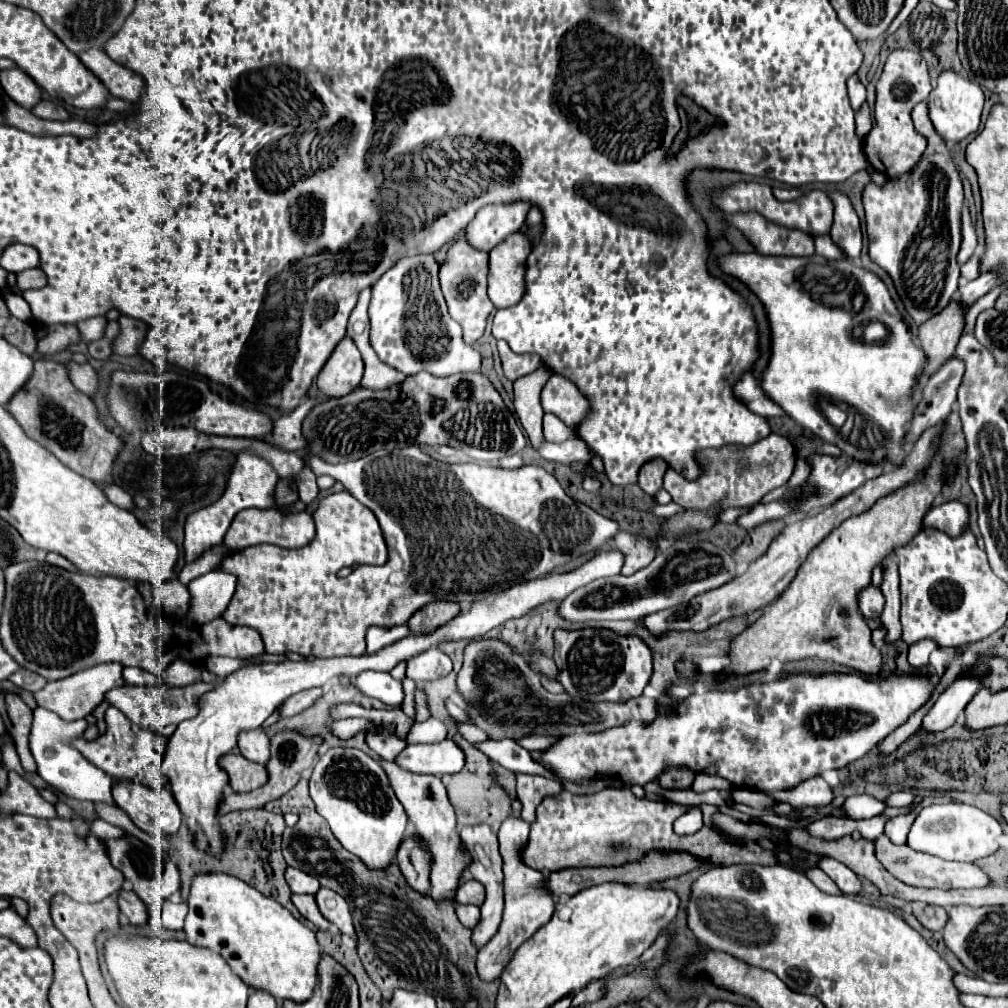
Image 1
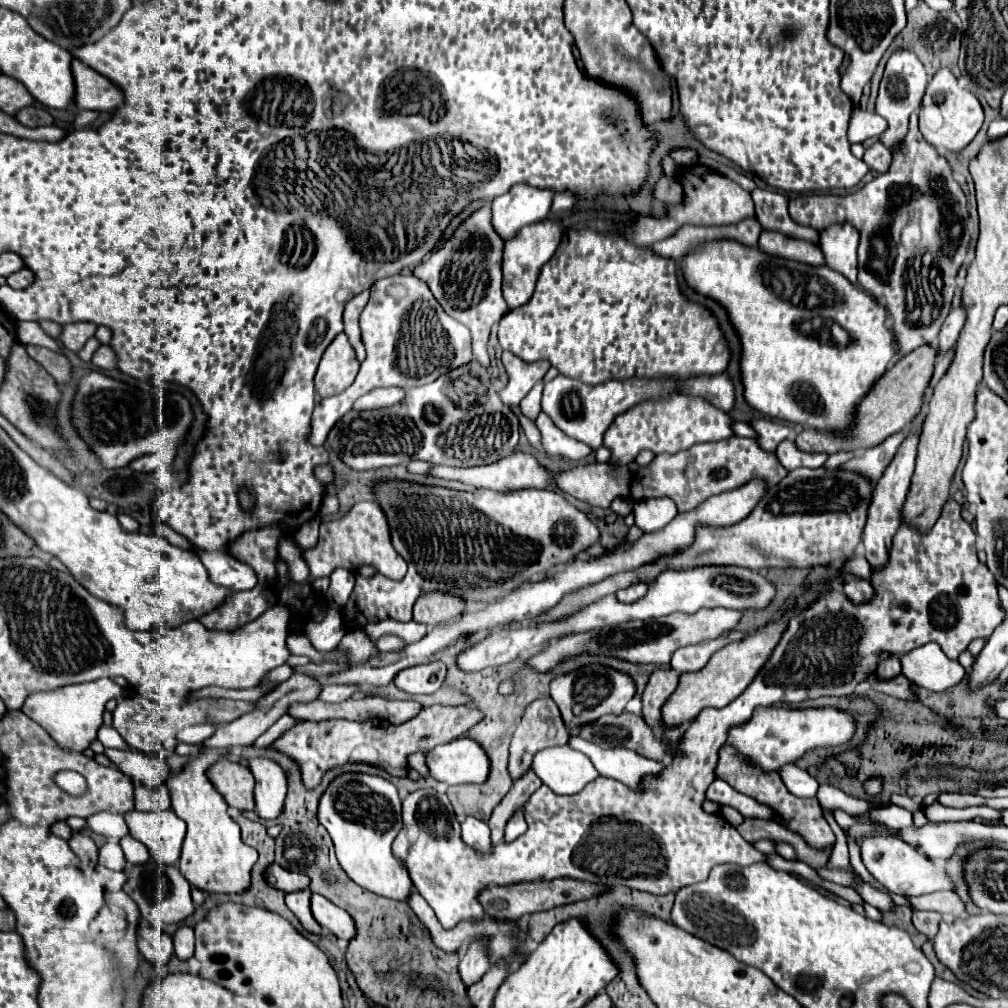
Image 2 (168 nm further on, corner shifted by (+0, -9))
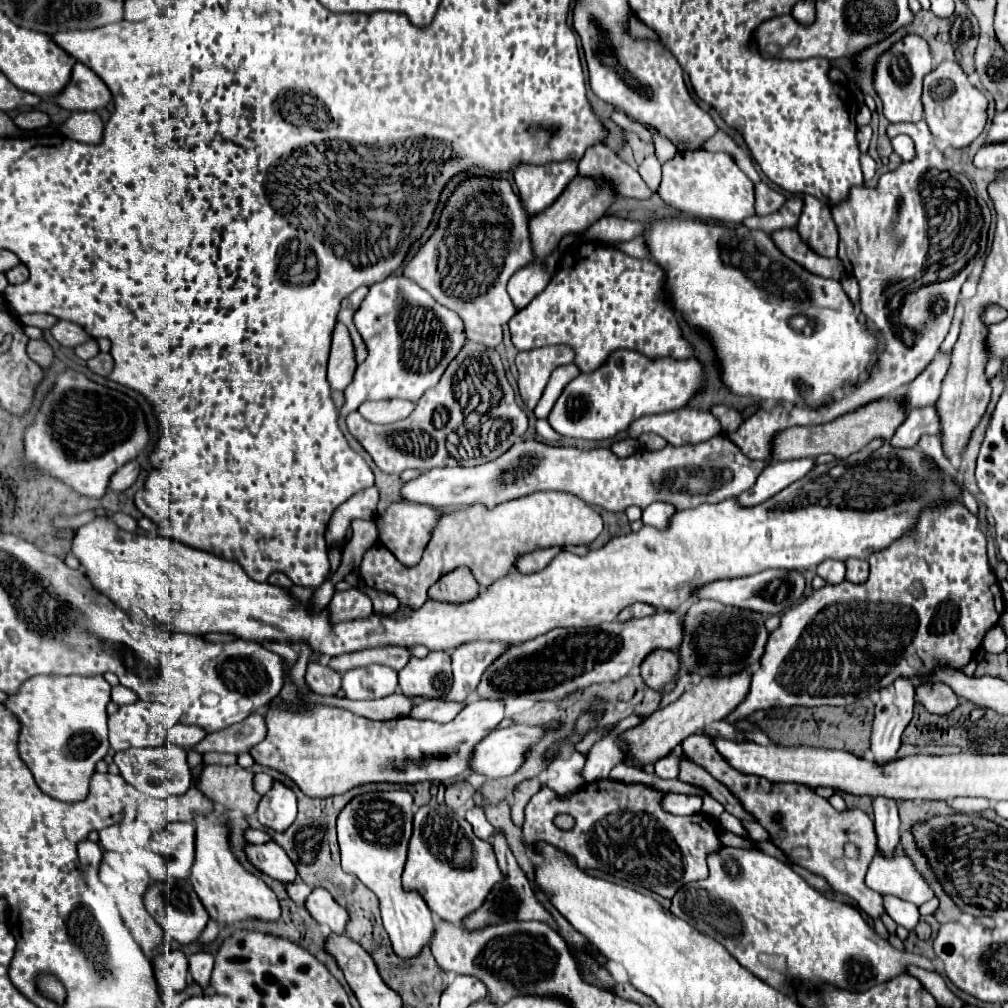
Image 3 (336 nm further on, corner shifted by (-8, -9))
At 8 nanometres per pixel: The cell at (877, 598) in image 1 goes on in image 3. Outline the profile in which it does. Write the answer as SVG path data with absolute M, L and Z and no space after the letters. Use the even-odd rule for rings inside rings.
M848 560L846 580L854 584L864 584L868 580L868 562L866 560Z

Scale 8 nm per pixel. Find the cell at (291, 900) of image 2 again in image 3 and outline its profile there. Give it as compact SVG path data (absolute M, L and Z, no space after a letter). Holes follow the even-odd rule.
M296 880L296 882L292 882L292 884L288 884L288 894L290 894L290 898L298 904L298 906L304 906L304 902L306 902L306 898L310 896L310 892L312 892L312 888L306 884L306 882L302 882L302 880Z

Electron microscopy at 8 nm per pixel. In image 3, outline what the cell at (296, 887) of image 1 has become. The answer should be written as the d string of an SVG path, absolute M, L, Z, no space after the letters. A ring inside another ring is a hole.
M268 842L268 844L262 844L262 846L248 844L246 854L258 870L262 870L264 874L268 874L274 880L290 884L298 878L296 866L292 864L288 854L276 842Z

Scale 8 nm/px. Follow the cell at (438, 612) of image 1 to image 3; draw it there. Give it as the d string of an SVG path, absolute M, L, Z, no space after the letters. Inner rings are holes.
M456 568L454 572L444 574L430 590L430 600L442 600L448 604L464 604L478 596L480 586L474 580L472 572L468 568Z

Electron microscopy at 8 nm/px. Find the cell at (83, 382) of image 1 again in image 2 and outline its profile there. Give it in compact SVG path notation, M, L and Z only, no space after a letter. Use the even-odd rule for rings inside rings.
M26 346L26 350L28 350L28 356L34 362L38 362L58 384L70 380L72 368L70 368L70 362L66 360L64 354L52 352L52 350L42 348L42 346Z

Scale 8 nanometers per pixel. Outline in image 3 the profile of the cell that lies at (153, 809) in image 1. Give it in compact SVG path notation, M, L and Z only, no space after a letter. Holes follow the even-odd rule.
M170 822L150 838L150 848L164 856L168 872L174 878L188 878L194 860L194 824Z

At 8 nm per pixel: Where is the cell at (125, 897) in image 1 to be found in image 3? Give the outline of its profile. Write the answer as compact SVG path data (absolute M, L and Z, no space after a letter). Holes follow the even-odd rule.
M168 950L152 958L154 976L160 982L164 994L176 994L186 988L186 970L188 962L182 950Z

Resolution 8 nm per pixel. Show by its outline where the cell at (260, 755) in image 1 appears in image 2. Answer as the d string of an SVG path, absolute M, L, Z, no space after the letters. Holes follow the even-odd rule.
M252 758L250 770L256 778L254 788L254 812L262 820L276 820L284 810L286 800L286 776L282 768L266 758Z

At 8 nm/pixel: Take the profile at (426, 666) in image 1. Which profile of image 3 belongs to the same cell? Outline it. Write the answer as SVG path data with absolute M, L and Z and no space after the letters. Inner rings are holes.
M430 652L426 658L410 658L398 672L398 684L404 696L442 696L452 686L450 654Z

